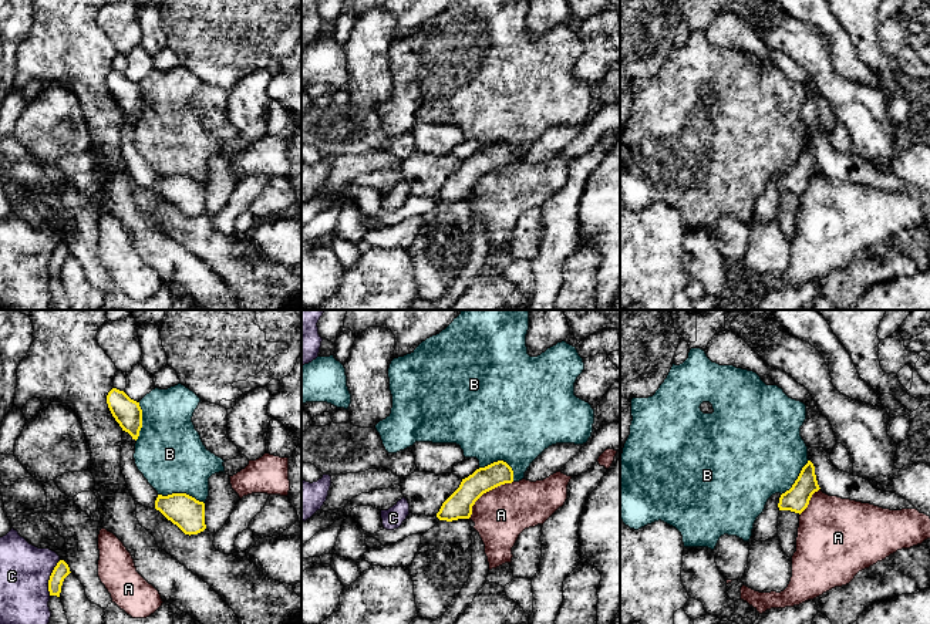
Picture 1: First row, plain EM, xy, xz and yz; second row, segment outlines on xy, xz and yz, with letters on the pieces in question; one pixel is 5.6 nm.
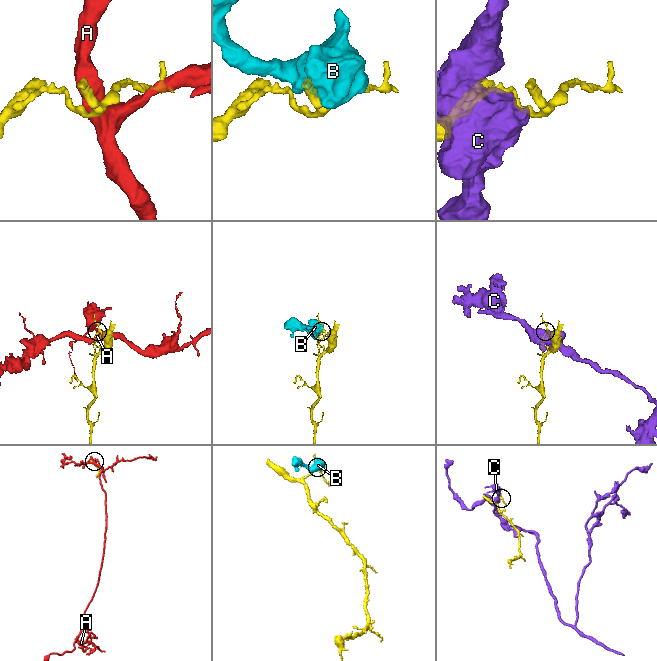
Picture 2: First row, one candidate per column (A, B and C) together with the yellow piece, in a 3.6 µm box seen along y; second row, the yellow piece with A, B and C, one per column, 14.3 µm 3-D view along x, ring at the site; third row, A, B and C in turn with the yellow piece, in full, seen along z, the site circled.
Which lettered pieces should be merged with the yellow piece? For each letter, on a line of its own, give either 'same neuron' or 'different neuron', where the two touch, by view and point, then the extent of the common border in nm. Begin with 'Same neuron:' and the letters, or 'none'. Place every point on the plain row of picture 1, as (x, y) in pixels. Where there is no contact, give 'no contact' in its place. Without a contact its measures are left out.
Same neuron: none
A: different neuron; contact xz (485, 174); length 340 nm
B: different neuron; contact xy (181, 175); length 280 nm
C: different neuron; contact xy (50, 259); length 220 nm

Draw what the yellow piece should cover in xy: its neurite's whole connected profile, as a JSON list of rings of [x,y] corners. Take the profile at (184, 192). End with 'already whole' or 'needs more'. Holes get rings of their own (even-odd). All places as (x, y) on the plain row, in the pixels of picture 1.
[[[186,175],[158,176],[155,190],[185,216],[198,216],[206,210],[205,185]]]; already whole

